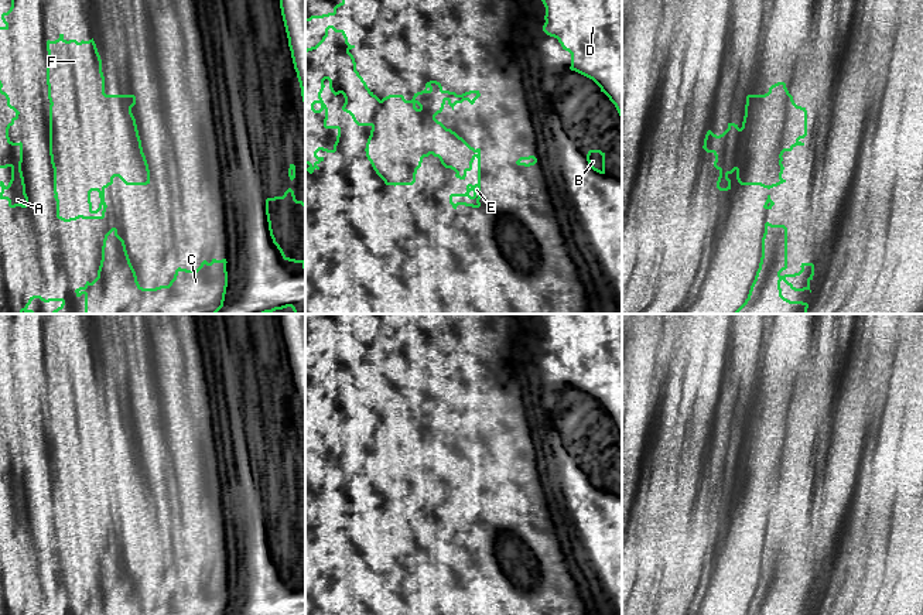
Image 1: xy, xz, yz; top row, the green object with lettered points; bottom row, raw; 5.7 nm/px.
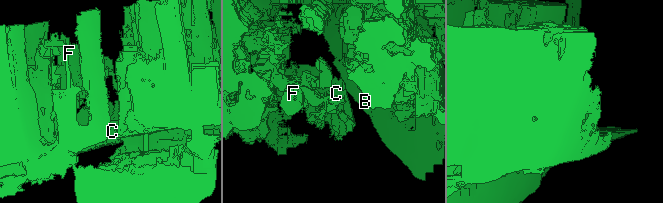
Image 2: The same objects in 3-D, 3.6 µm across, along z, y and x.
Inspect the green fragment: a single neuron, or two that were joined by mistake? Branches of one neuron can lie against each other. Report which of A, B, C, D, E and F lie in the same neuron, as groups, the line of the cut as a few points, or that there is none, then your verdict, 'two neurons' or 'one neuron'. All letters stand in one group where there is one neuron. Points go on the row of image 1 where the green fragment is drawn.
A F / B C D E | xy (54, 91), (109, 125), (60, 142), (62, 200) | two neurons

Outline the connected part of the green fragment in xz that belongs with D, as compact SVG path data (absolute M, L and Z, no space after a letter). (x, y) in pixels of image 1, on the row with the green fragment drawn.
M541 0L546 7L543 31L571 54L571 71L592 79L615 105L622 119L622 0Z

